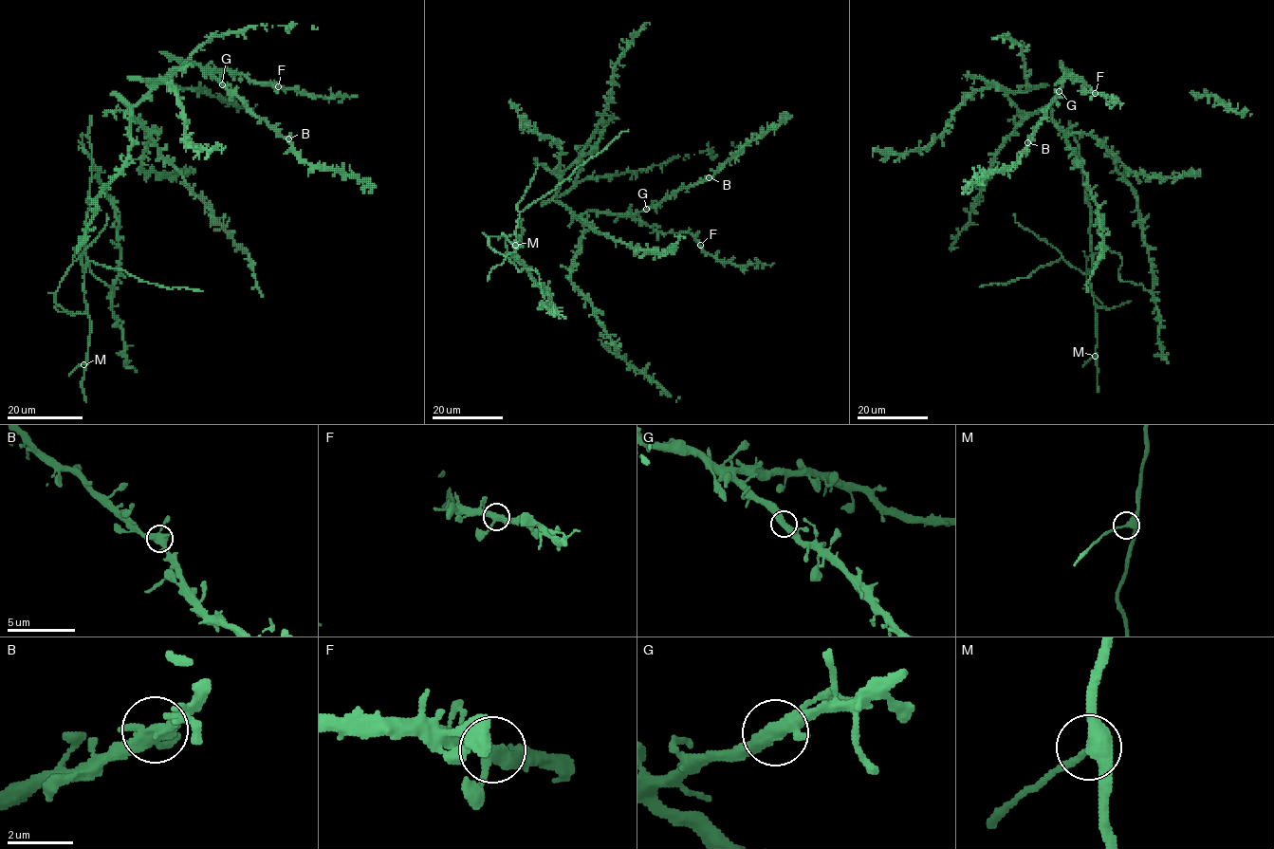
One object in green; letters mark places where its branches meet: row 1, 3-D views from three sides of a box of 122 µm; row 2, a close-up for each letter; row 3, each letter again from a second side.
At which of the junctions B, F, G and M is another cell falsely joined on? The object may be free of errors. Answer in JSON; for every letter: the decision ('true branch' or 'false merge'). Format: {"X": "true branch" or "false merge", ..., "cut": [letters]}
{"B": "true branch", "F": "true branch", "G": "true branch", "M": "true branch", "cut": []}

